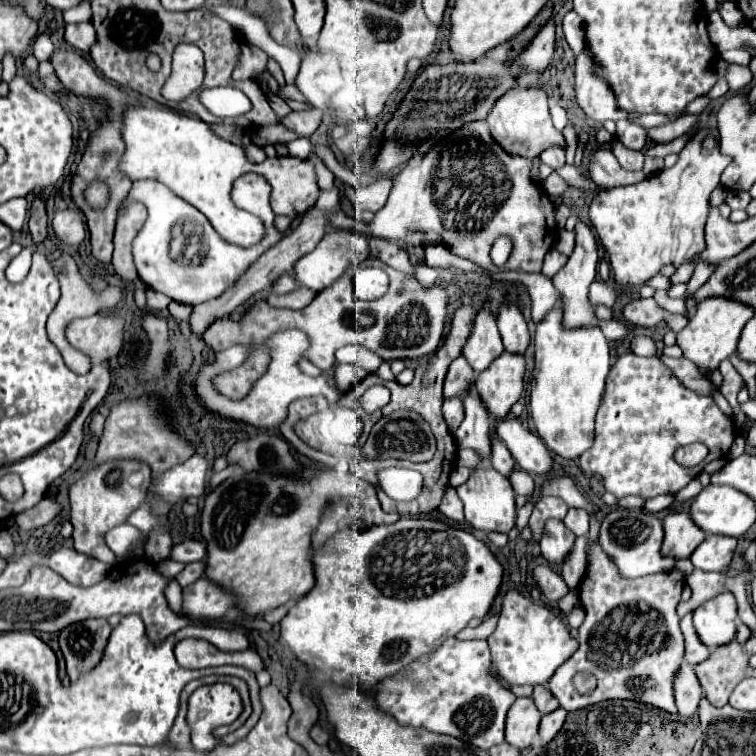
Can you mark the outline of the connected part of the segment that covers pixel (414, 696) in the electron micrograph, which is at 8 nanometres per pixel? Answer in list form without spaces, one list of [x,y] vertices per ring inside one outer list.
[[[446,639],[434,653],[428,653],[402,669],[396,677],[378,685],[376,705],[382,713],[398,717],[398,723],[424,727],[434,733],[458,737],[474,747],[490,749],[504,741],[506,713],[516,695],[490,673],[487,641]]]

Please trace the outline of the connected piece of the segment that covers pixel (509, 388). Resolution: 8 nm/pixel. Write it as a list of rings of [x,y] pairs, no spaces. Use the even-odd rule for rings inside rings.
[[[502,353],[488,369],[476,377],[476,387],[490,409],[490,415],[504,419],[510,407],[520,399],[524,387],[526,359],[516,353]]]

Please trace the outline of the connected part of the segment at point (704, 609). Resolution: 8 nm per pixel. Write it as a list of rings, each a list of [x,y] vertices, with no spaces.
[[[722,593],[694,611],[694,629],[700,641],[708,647],[726,645],[736,635],[736,599],[732,593]]]

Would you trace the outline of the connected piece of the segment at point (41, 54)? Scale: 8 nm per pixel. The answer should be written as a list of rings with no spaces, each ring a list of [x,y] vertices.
[[[46,29],[40,31],[38,37],[34,39],[34,45],[32,45],[32,53],[34,53],[34,57],[36,57],[38,61],[42,61],[42,59],[50,59],[52,49],[54,49],[54,45],[52,45],[52,41],[50,41],[50,33],[48,33]]]

